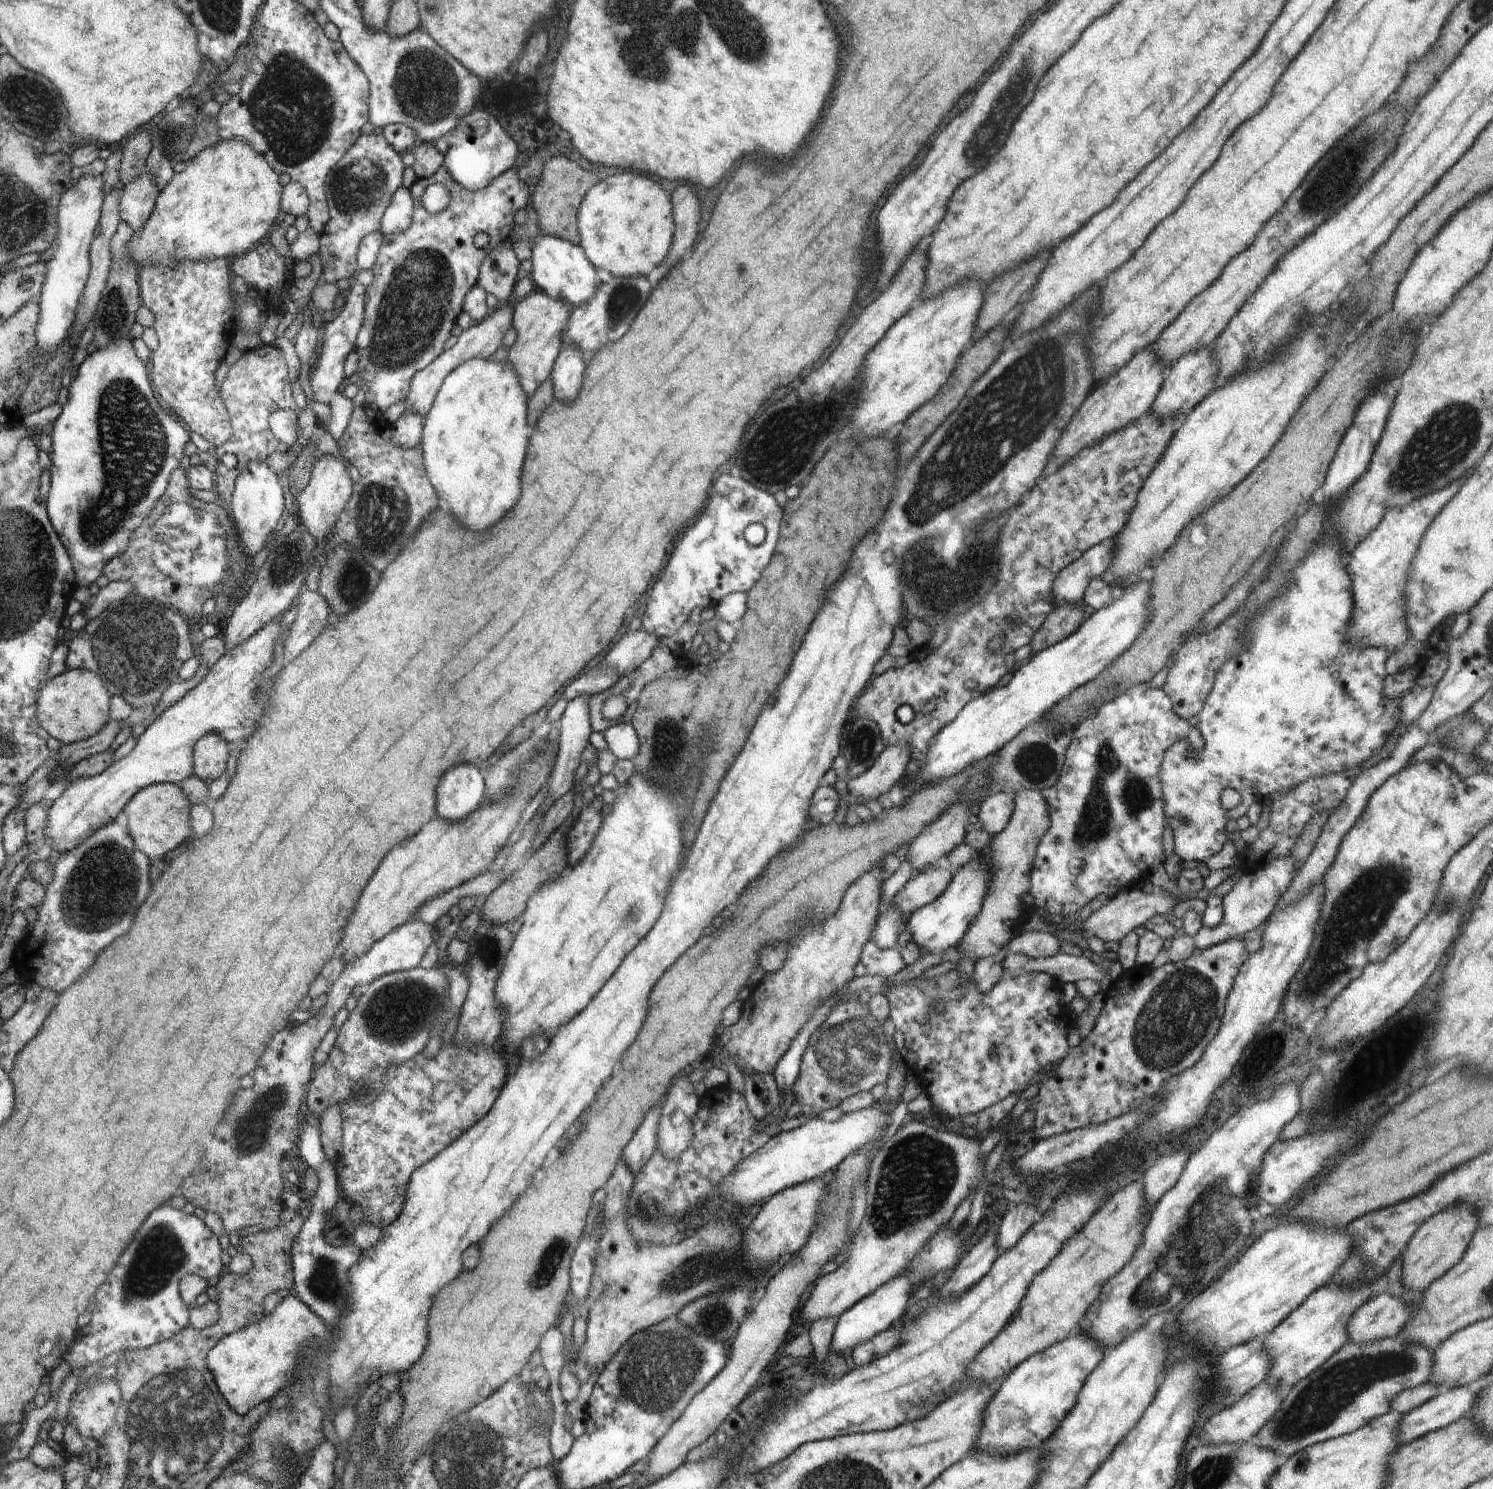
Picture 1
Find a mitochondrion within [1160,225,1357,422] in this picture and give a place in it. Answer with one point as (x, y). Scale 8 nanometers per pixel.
(1300, 317)

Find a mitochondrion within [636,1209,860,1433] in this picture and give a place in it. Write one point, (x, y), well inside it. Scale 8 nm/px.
(713, 1260)

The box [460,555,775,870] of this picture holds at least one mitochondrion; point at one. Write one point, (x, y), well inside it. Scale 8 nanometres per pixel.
(666, 765)

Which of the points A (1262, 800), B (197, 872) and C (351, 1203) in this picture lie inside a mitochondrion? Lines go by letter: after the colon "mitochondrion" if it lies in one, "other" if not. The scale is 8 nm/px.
A: other
B: other
C: other

